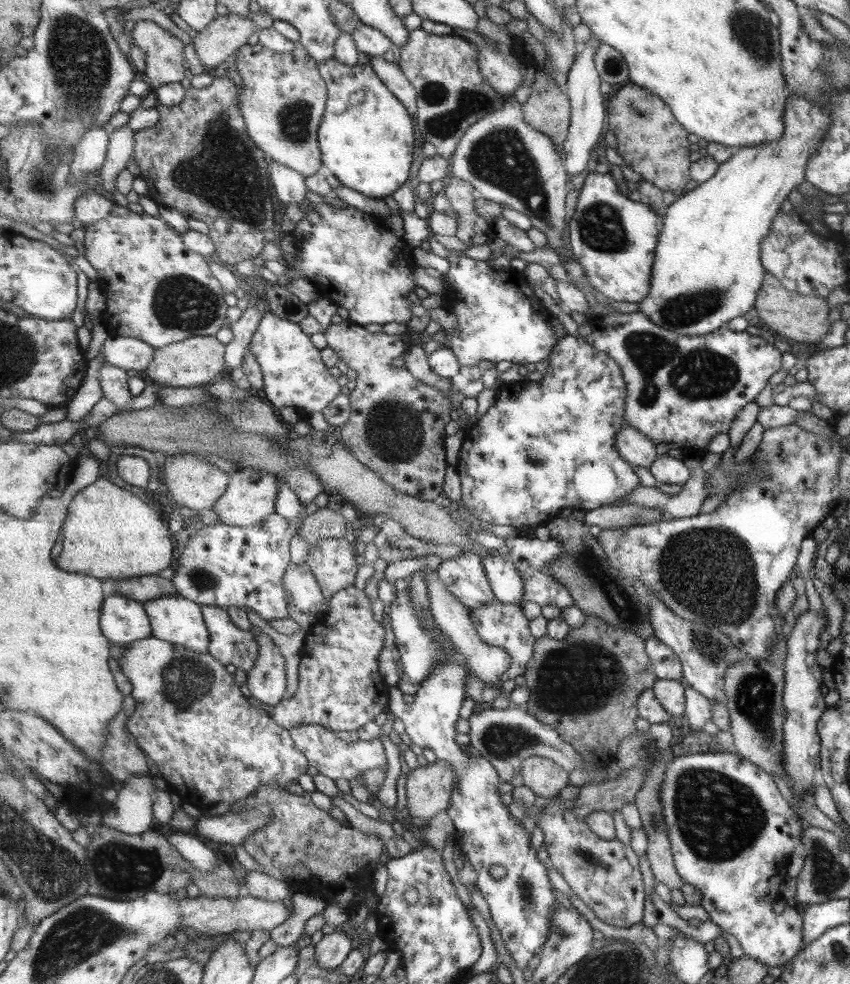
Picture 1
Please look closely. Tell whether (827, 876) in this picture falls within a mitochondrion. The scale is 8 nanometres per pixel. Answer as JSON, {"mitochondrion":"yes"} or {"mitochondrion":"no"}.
{"mitochondrion":"yes"}

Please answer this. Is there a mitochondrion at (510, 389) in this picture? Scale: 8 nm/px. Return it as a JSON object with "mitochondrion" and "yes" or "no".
{"mitochondrion":"no"}

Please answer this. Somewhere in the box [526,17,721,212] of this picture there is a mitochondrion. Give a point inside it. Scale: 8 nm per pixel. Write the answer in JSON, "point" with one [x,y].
{"point":[611,65]}

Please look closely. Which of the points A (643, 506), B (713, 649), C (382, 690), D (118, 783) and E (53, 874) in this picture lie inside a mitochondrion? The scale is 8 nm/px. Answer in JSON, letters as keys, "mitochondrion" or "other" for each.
{"A":"other","B":"mitochondrion","C":"other","D":"other","E":"mitochondrion"}

